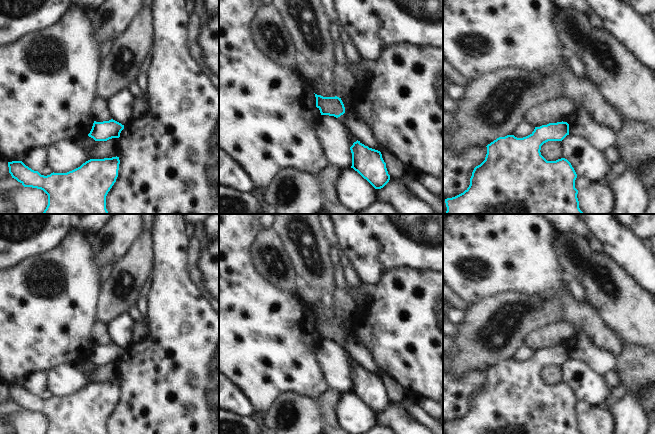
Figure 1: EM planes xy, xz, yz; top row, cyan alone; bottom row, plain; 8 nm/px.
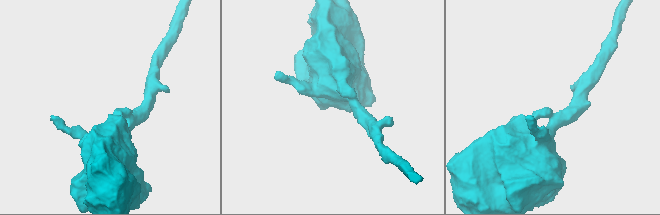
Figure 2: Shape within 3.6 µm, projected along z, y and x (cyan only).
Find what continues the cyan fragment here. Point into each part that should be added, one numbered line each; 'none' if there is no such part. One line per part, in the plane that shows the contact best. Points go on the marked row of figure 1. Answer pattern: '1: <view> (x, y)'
none

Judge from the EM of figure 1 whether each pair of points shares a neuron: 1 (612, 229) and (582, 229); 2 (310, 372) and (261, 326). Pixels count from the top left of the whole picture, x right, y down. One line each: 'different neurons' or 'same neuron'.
1: different neurons
2: same neuron

